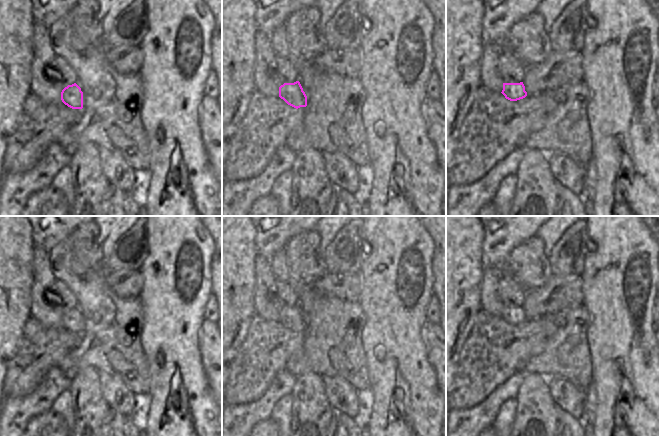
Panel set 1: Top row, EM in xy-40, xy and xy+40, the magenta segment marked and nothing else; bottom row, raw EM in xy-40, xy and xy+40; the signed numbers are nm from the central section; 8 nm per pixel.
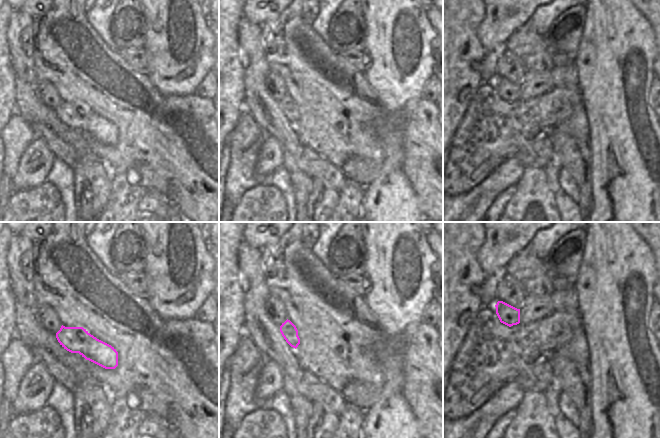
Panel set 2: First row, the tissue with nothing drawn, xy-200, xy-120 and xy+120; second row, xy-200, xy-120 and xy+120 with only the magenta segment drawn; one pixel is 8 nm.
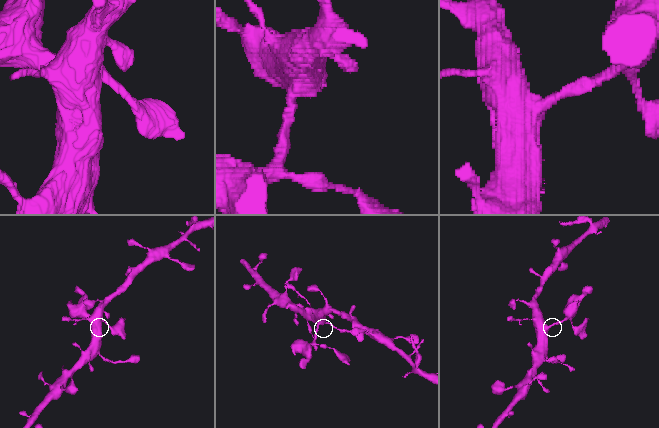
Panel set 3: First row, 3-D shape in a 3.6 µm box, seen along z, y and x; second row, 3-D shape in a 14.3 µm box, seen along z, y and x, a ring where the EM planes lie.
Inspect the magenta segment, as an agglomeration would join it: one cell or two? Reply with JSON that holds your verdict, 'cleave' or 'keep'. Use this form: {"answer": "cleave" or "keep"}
{"answer": "cleave"}

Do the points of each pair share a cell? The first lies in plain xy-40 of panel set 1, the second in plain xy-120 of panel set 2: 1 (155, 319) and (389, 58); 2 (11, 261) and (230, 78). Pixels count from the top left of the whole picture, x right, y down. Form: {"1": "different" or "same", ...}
{"1": "same", "2": "same"}

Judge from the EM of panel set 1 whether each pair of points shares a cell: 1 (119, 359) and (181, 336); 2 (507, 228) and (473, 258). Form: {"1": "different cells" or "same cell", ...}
{"1": "different cells", "2": "different cells"}

